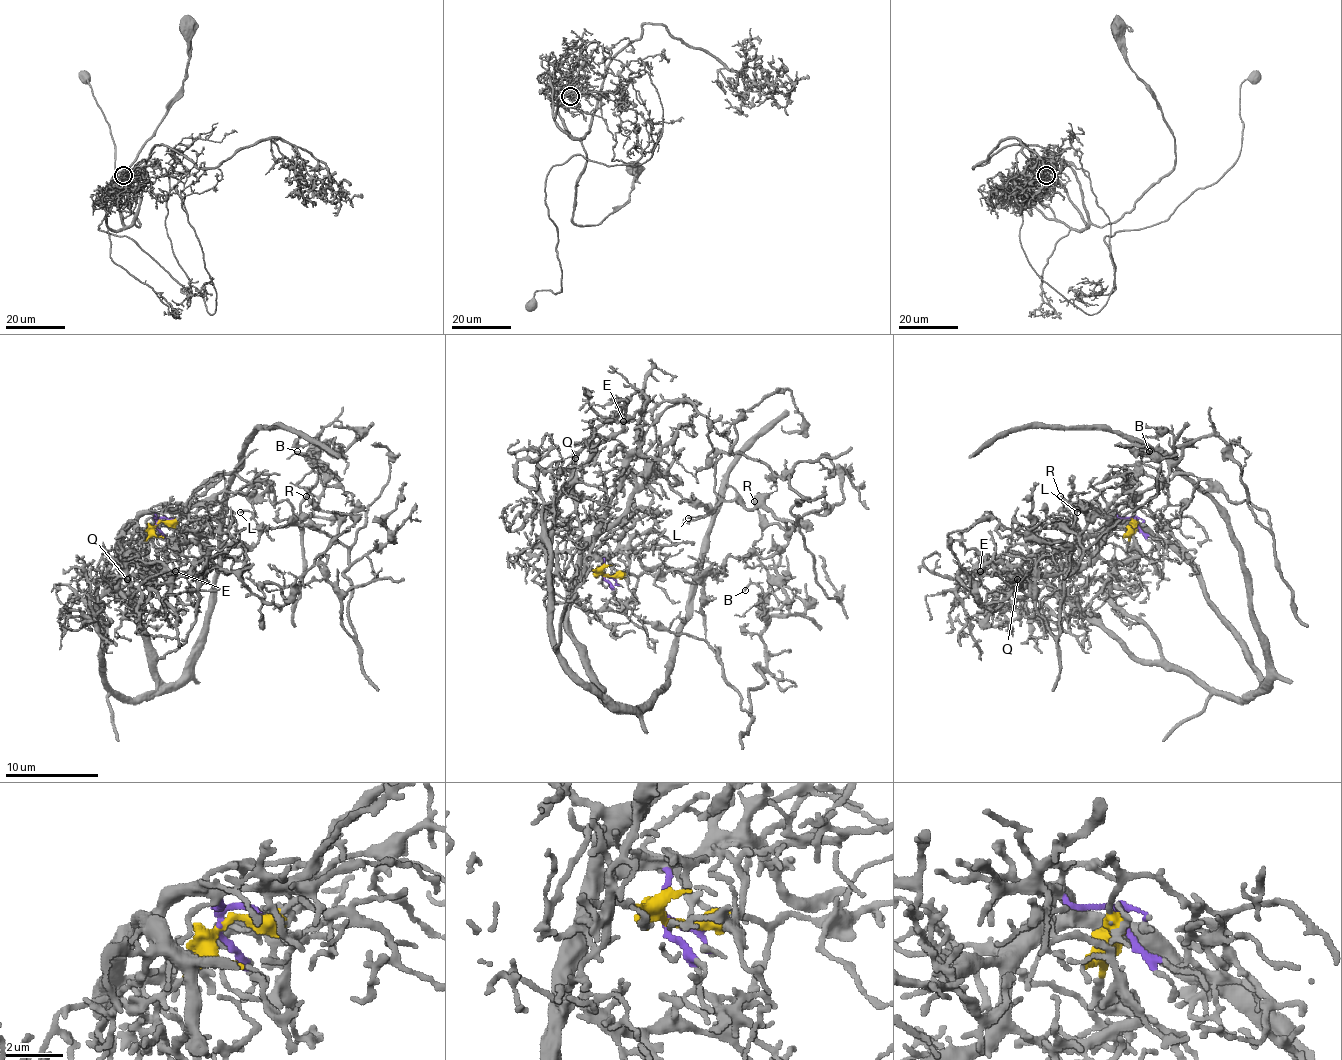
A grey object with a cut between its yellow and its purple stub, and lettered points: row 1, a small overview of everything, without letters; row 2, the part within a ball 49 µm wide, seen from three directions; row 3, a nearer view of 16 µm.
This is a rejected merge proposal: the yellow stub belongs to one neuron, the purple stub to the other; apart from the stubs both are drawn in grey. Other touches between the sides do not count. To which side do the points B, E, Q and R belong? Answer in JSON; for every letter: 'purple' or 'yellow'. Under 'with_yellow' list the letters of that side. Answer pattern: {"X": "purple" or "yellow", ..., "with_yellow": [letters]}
{"B": "yellow", "E": "purple", "Q": "purple", "R": "yellow", "with_yellow": ["B", "R"]}

